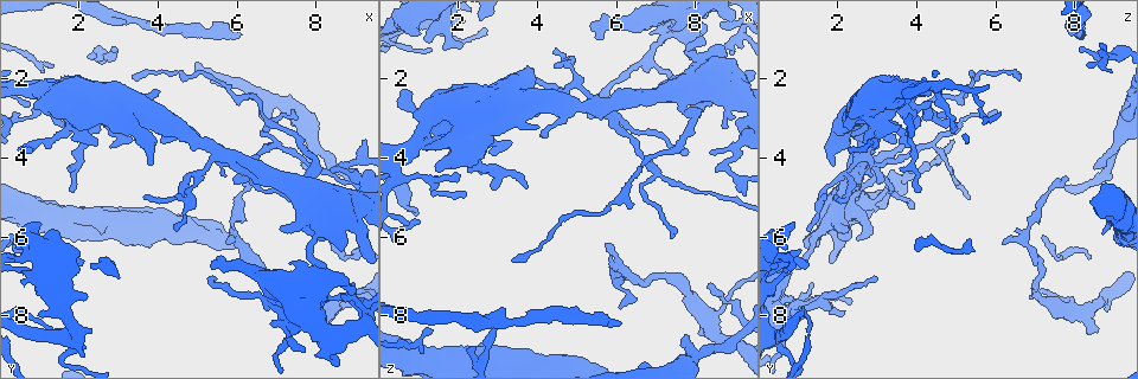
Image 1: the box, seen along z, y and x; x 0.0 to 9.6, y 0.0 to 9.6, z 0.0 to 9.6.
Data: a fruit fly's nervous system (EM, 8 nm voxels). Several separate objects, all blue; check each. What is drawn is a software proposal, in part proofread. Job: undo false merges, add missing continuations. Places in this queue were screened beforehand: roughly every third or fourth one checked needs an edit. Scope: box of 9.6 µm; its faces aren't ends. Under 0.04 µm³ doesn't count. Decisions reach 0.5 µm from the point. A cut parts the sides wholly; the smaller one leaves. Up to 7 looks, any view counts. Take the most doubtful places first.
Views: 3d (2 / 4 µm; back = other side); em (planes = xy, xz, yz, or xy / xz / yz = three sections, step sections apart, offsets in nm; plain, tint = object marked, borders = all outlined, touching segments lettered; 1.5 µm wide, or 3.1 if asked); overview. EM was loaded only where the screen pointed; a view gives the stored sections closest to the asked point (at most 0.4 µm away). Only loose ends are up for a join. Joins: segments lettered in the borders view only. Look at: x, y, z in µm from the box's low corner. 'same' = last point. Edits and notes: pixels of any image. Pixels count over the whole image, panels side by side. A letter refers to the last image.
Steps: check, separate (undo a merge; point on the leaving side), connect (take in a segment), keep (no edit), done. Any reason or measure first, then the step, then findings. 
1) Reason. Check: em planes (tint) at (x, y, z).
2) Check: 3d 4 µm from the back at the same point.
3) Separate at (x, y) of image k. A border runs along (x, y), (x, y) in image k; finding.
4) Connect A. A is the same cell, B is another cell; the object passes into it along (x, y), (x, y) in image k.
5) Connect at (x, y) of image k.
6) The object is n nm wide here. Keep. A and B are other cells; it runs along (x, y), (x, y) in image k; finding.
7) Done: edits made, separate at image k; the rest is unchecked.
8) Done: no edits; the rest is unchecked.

An open end. Check: 3d 4 µm at (6.10, 0.85, 8.25).

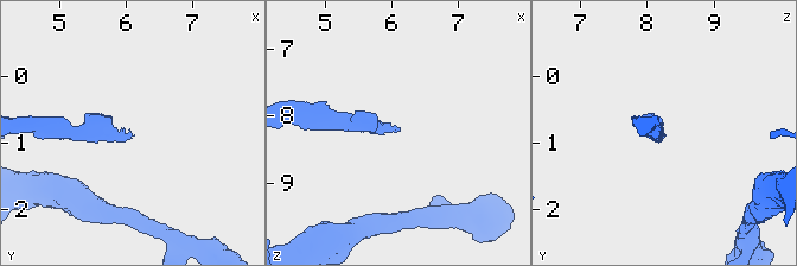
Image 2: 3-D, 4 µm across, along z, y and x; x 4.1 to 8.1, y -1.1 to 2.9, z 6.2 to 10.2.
Check: em planes (borders) at (6.10, 0.90, 8.15).

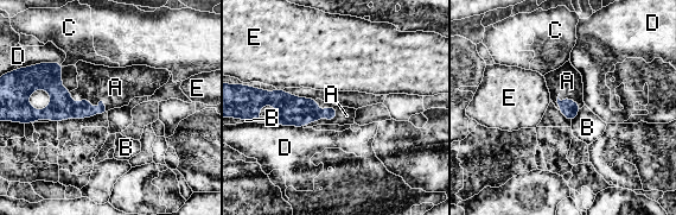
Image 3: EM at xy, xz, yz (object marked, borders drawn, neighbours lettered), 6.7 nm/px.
Connect A. A is the same cell, B, C, D and E are other cells; the object passes into it along (330, 112), (323, 117), (346, 115) in image 3; it goes on there.

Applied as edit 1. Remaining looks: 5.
An open end. Check: em planes (borders) at (3.70, 2.95, 4.80).

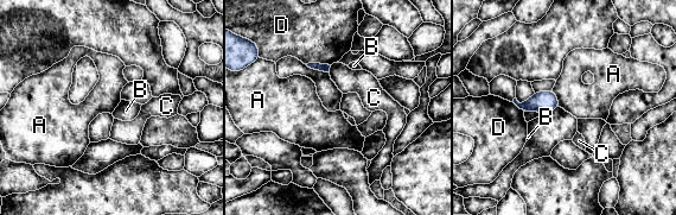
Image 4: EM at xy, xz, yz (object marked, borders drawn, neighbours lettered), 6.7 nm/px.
The longest contact is with D, 170 nm. Keep. A, B, C and D are other cells; a border runs along (552, 90), (560, 106) in image 4; none of them fits.

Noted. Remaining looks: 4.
Thick end. Check: 3d 2 µm from the back at (8.55, 6.25, 1.25).

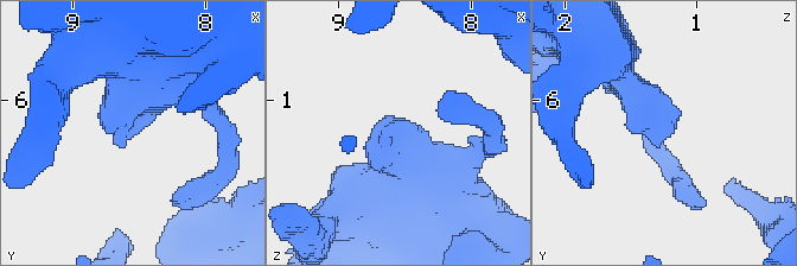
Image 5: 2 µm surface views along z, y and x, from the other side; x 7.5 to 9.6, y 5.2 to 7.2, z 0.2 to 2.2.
Now the EM. Check: em yz step 8 (borders) at (8.52, 6.28, 1.24).

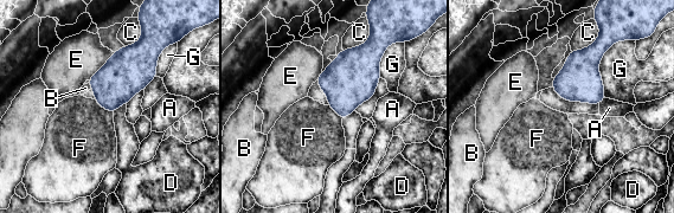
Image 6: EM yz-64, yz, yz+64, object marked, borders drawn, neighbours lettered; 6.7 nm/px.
Keep. A, B, C, D, E, F and G are other cells; no lettered segment goes on from it.

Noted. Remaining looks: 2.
Done: edits made, connect at image 3; the rest is unchecked.

